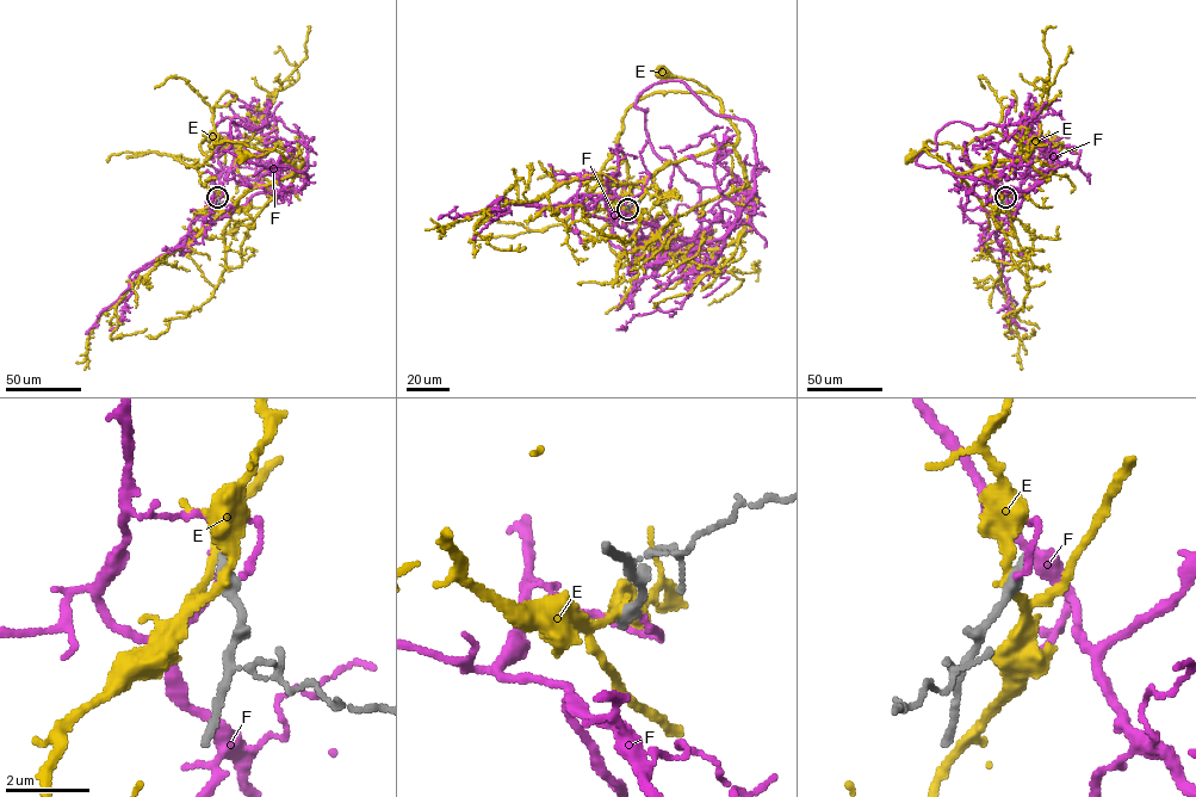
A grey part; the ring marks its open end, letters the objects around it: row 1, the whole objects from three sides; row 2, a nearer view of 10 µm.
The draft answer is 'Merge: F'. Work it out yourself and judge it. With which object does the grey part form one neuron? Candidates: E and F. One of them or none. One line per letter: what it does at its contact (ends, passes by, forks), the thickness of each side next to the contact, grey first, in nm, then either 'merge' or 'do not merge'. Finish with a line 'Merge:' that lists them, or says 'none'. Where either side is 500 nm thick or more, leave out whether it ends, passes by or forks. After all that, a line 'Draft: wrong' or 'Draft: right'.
E: it passes by; 360 nm thick on the grey side, 220 nm on the other; do not merge
F: it ends there; 360 nm thick on the grey side, 150 nm on the other; do not merge
Merge: none
Draft: wrong

